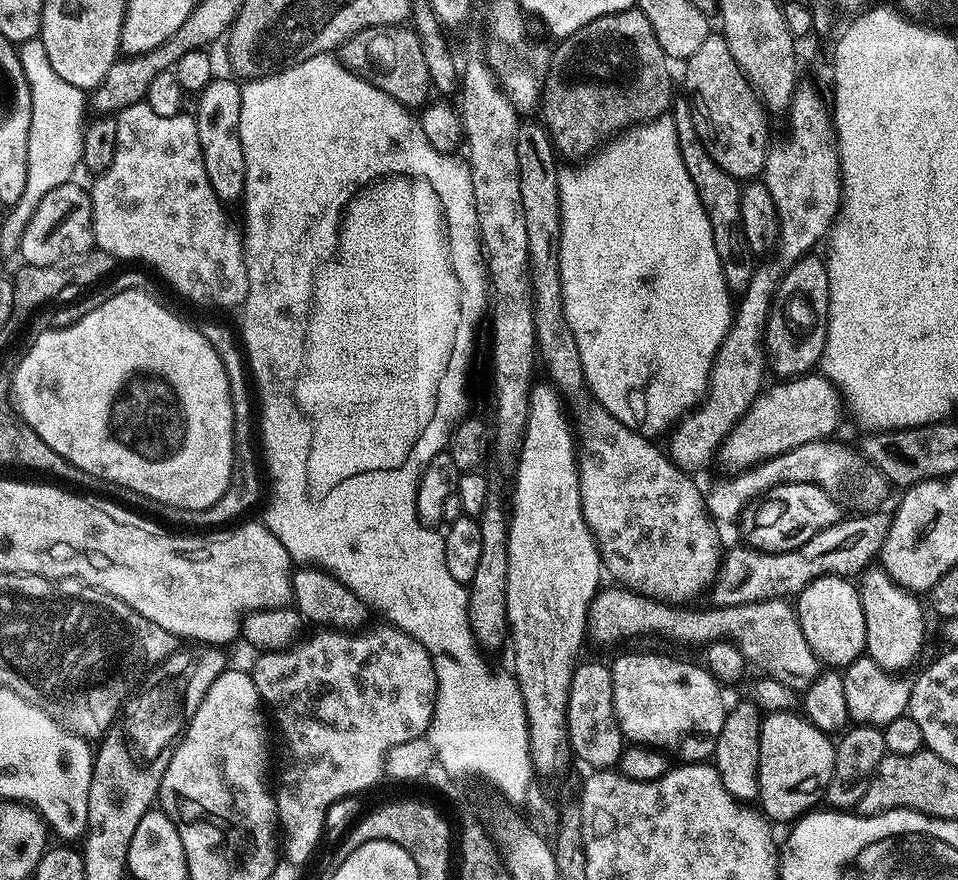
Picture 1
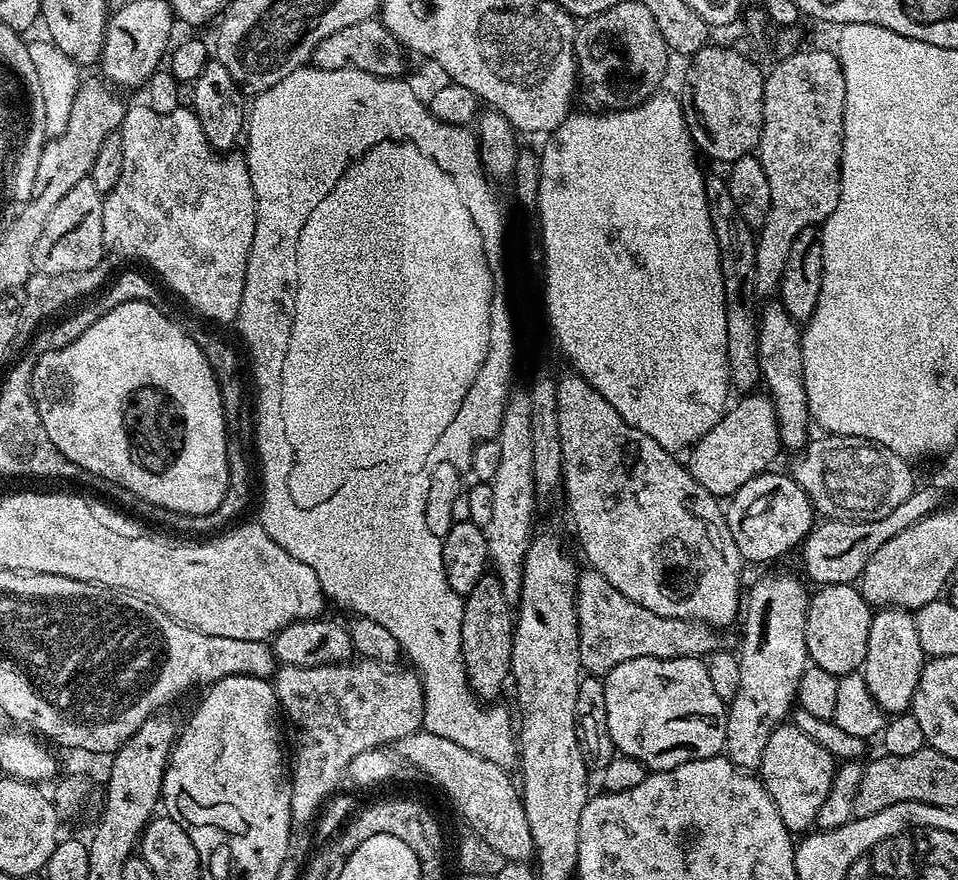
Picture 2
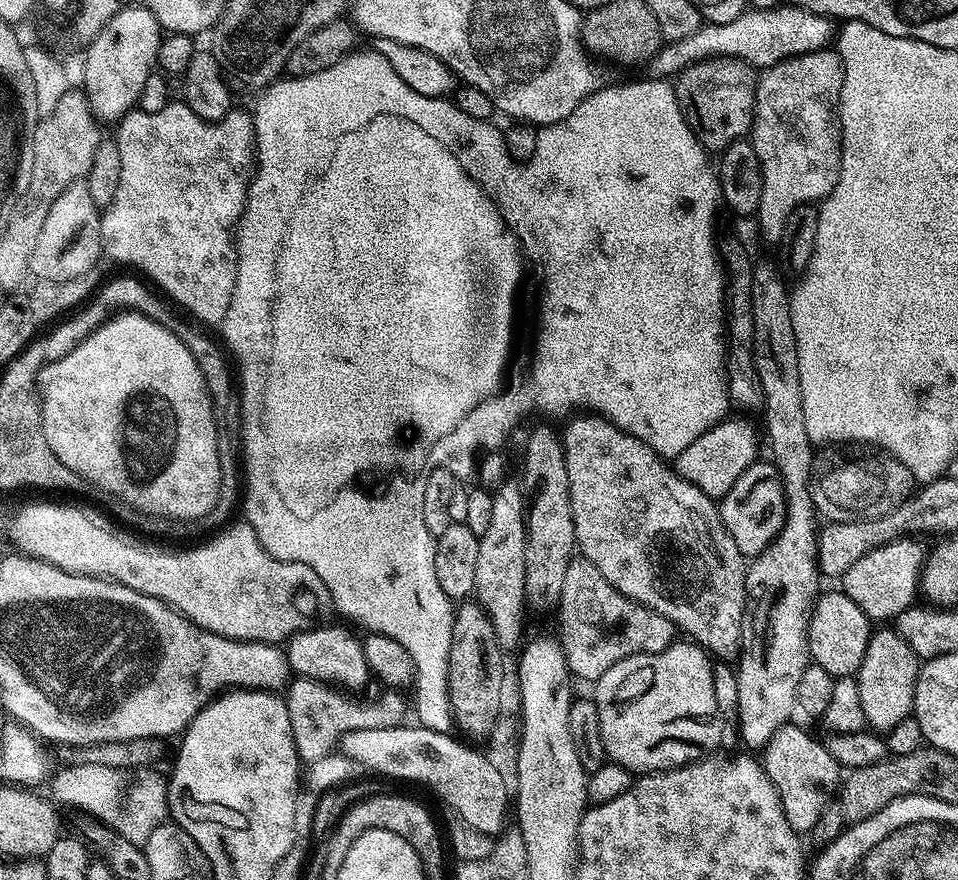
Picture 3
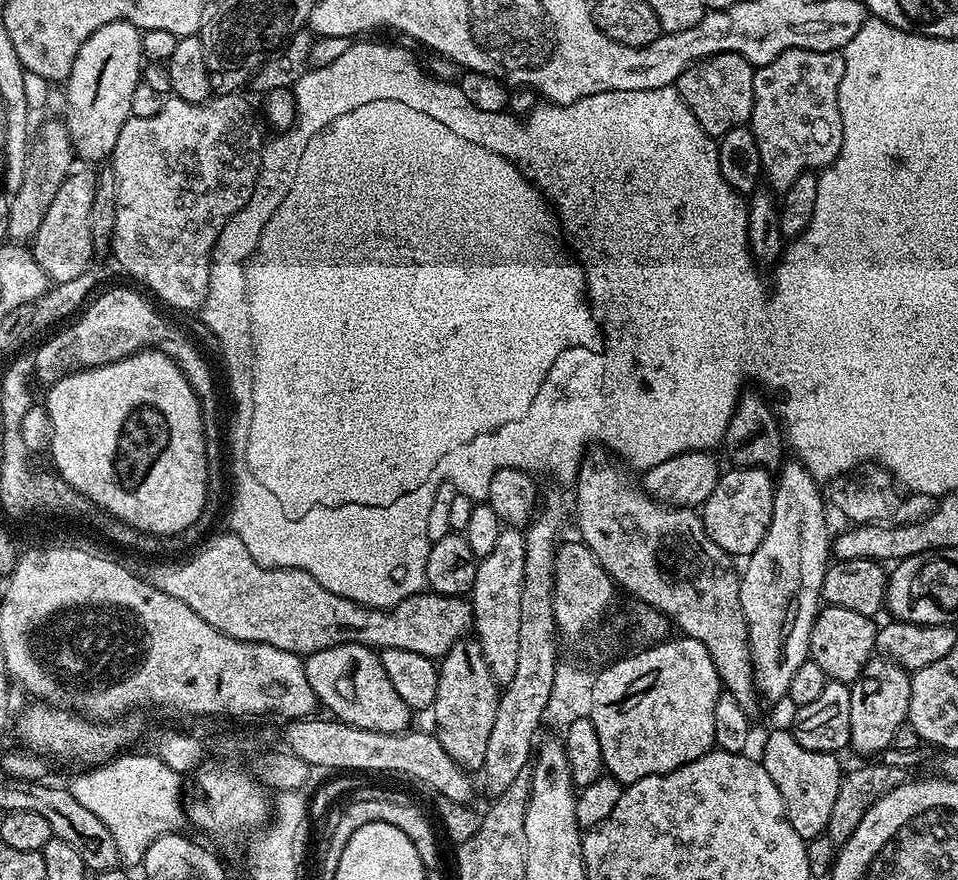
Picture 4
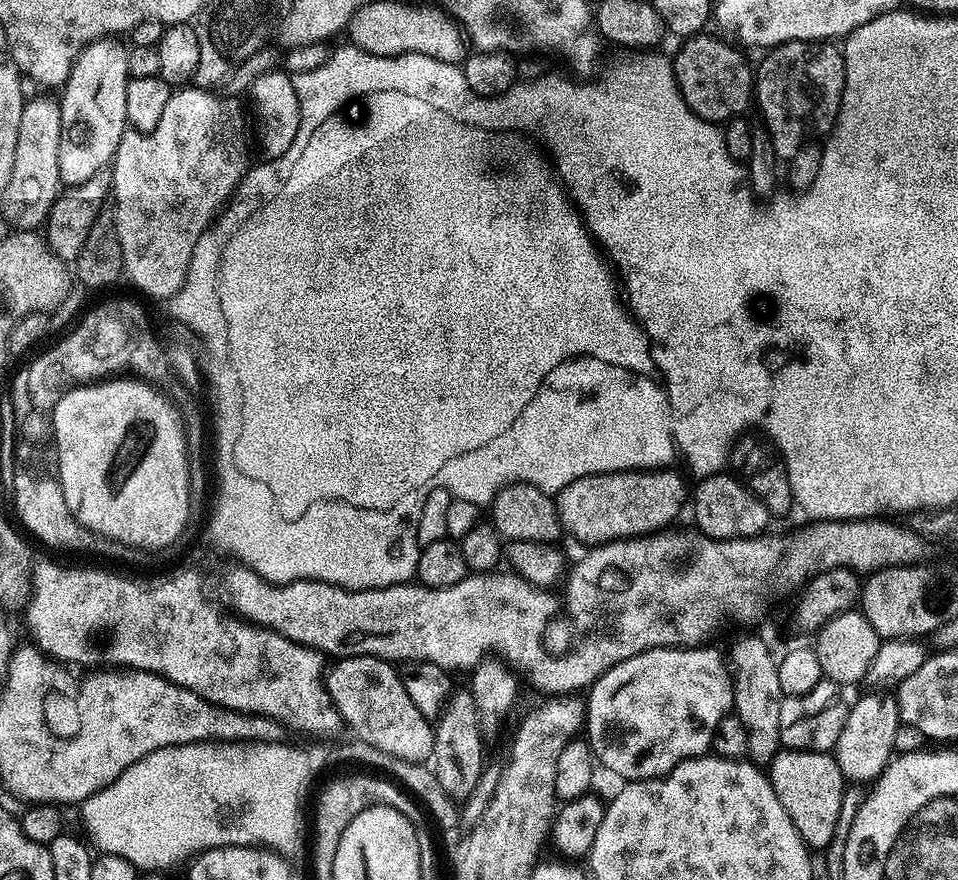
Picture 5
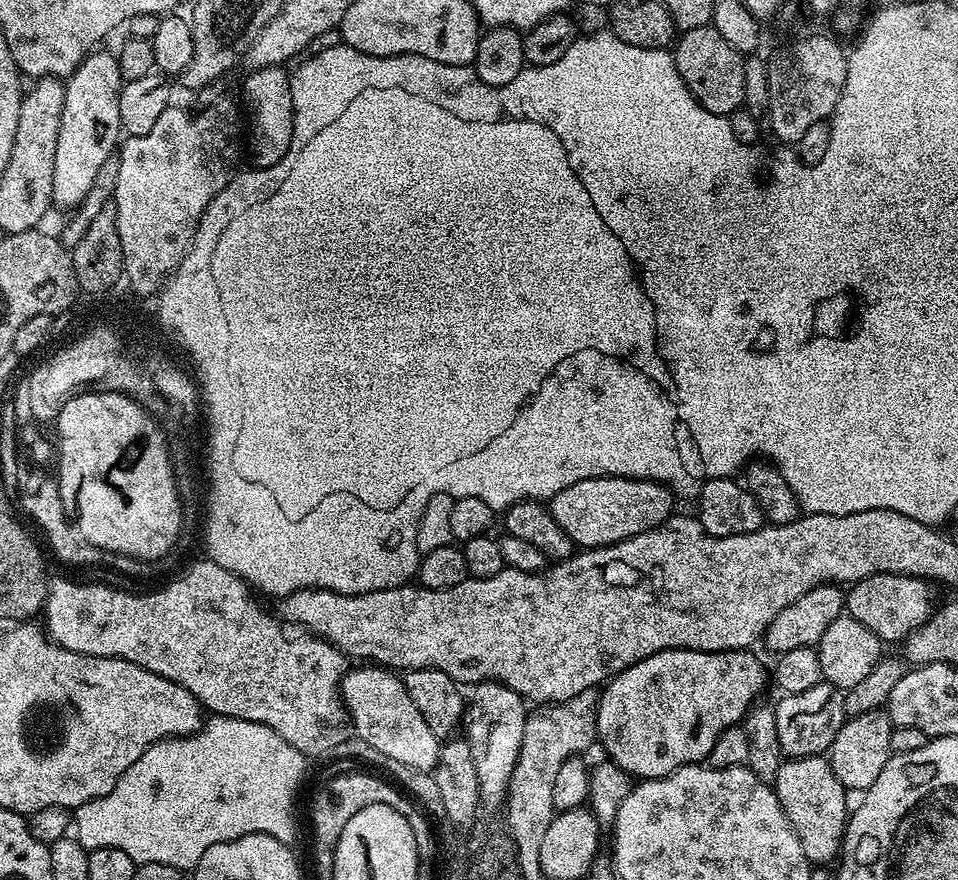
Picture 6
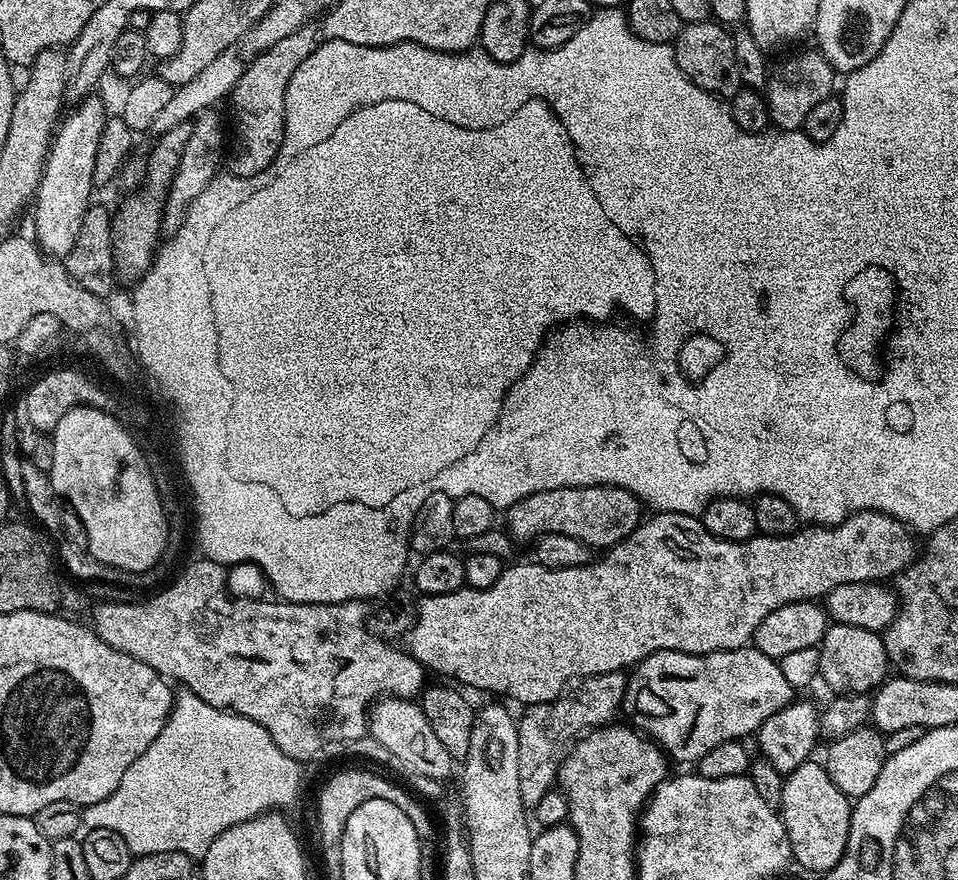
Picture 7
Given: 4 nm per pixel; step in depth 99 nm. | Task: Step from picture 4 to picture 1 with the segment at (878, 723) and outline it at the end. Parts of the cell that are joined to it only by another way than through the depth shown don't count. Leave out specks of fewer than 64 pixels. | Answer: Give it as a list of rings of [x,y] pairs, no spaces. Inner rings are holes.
[[[869,566],[860,573],[858,577],[860,590],[860,601],[866,618],[866,654],[878,666],[882,666],[887,672],[893,674],[903,673],[903,668],[908,668],[920,656],[924,648],[924,608],[919,604],[917,597],[903,588],[900,584],[894,583],[890,574],[879,566]]]

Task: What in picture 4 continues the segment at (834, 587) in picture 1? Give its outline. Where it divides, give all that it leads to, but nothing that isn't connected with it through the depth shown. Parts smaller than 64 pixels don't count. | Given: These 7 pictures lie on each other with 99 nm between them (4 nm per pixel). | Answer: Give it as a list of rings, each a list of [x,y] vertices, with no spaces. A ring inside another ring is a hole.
[[[842,606],[821,607],[810,630],[808,655],[814,662],[818,662],[818,666],[822,666],[829,681],[851,685],[877,651],[876,629],[873,617],[857,614],[855,610],[842,610]]]

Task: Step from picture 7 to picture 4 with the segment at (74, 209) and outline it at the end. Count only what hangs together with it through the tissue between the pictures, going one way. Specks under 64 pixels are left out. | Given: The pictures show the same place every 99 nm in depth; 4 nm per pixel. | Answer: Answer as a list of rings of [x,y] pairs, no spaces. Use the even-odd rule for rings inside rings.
[[[119,20],[94,30],[94,34],[90,34],[86,42],[82,42],[82,50],[78,50],[78,58],[74,58],[74,66],[66,81],[68,87],[66,123],[72,151],[79,159],[81,156],[84,160],[107,161],[111,157],[118,142],[118,134],[122,134],[122,126],[132,115],[130,101],[134,99],[134,90],[142,83],[141,35],[141,29],[136,28],[129,20]]]

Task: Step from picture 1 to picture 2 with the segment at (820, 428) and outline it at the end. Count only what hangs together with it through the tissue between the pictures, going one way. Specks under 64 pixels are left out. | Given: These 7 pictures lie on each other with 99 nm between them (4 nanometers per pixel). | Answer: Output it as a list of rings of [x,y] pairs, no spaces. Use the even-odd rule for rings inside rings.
[[[748,394],[725,411],[724,417],[687,453],[688,473],[710,494],[717,498],[731,498],[750,478],[773,467],[772,459],[782,445],[778,434],[776,411],[767,395]]]

